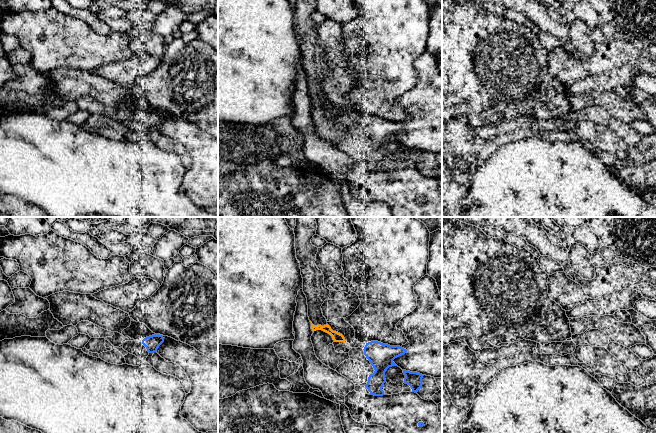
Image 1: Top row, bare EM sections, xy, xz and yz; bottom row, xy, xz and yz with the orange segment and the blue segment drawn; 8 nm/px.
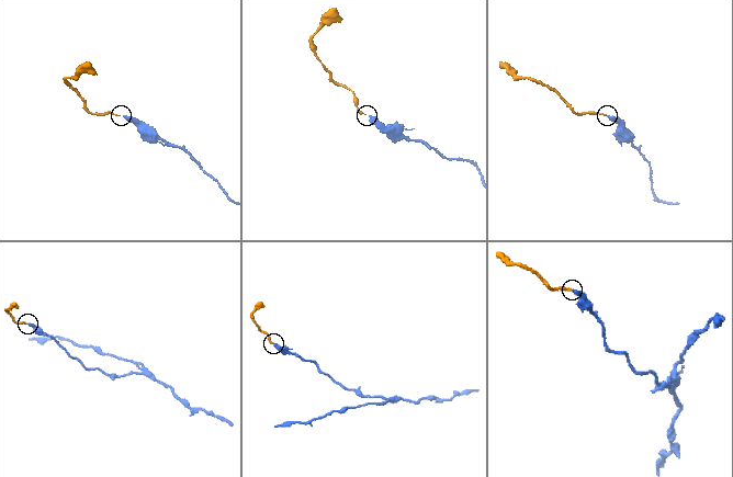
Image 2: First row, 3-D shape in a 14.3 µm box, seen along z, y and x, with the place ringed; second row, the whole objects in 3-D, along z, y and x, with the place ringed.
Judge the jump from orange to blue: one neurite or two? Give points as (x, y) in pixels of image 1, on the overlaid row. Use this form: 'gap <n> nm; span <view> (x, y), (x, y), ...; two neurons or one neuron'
gap 160 nm; span xz (345, 340), (363, 349); one neuron

